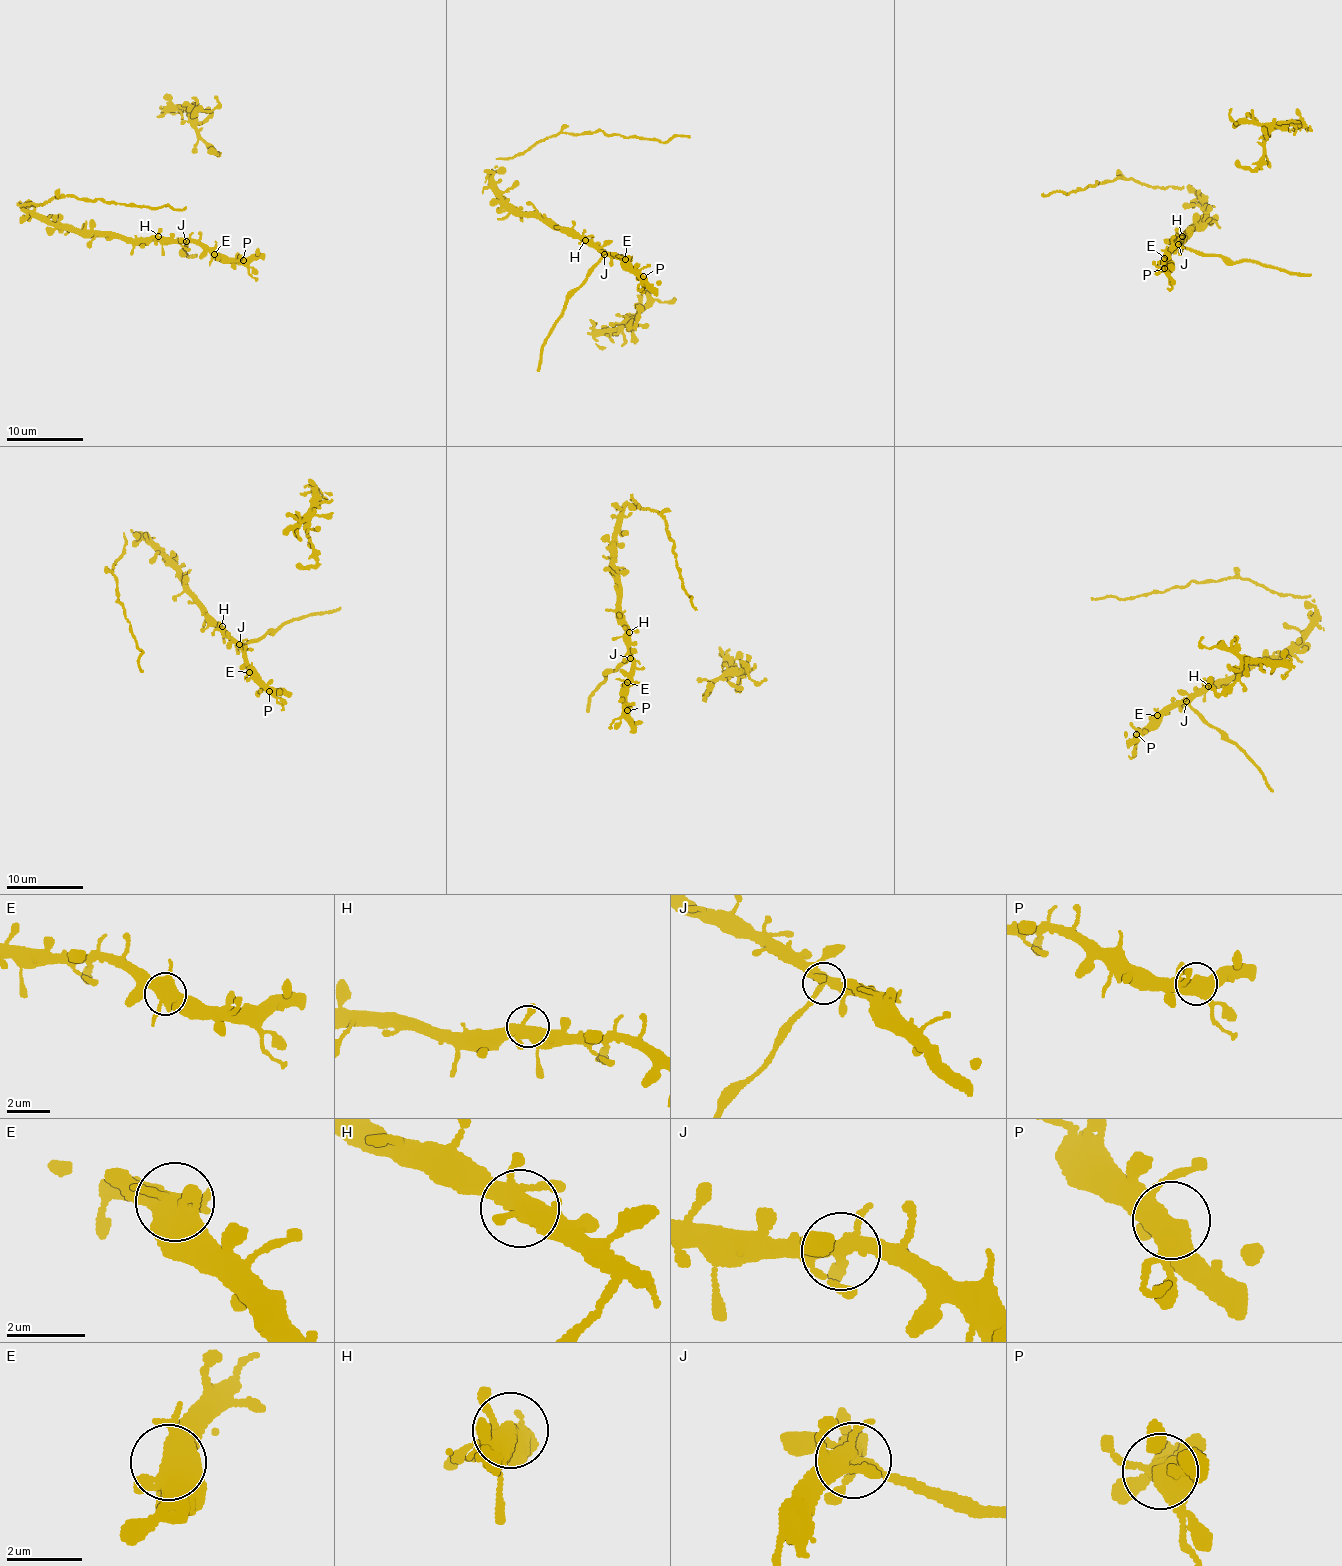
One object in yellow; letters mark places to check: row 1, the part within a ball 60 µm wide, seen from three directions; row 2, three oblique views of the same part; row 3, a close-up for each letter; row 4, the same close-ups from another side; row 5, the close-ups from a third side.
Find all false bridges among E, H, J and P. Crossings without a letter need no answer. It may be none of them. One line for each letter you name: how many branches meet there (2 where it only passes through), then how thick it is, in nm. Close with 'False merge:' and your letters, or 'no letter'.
J: Branches: 6. Thickness 360 nm
False merge: J

